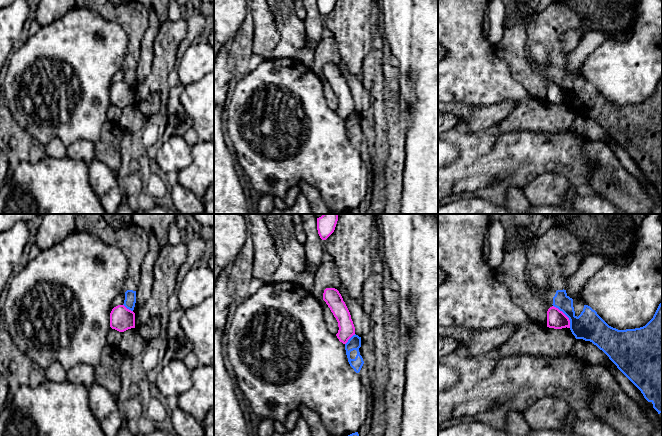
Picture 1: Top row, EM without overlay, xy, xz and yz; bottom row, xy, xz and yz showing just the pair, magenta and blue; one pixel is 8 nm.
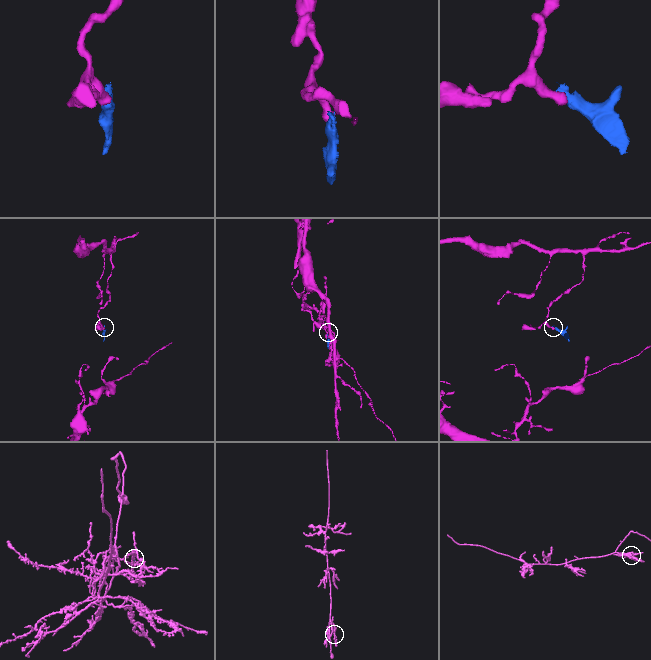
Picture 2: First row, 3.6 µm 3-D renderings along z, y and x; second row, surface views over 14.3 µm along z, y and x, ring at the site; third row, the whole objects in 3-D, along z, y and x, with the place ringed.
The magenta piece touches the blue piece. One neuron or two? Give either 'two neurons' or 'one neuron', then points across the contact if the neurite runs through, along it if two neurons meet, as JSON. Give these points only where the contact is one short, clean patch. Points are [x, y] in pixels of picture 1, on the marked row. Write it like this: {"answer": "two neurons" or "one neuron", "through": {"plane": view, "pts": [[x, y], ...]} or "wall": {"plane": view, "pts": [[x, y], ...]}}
{"answer": "two neurons", "wall": {"plane": "yz", "pts": [[553, 305], [568, 318], [570, 327]]}}

